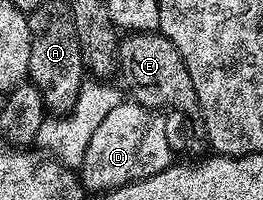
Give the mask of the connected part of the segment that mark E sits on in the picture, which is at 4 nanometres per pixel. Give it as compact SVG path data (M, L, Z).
M132 32L121 37L118 45L118 67L121 83L128 89L135 101L152 108L166 117L166 133L175 149L194 148L206 138L206 127L202 111L180 50L168 42L161 32Z

